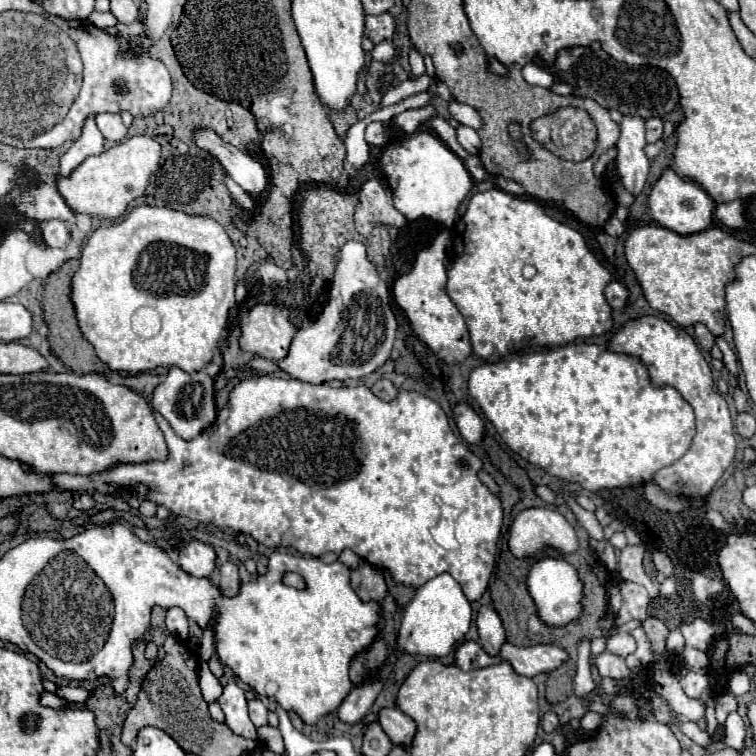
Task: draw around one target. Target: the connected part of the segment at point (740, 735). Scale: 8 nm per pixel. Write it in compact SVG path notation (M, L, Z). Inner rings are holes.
M731 712L725 722L725 738L721 740L721 748L733 748L733 750L743 750L745 746L745 722L737 712Z

